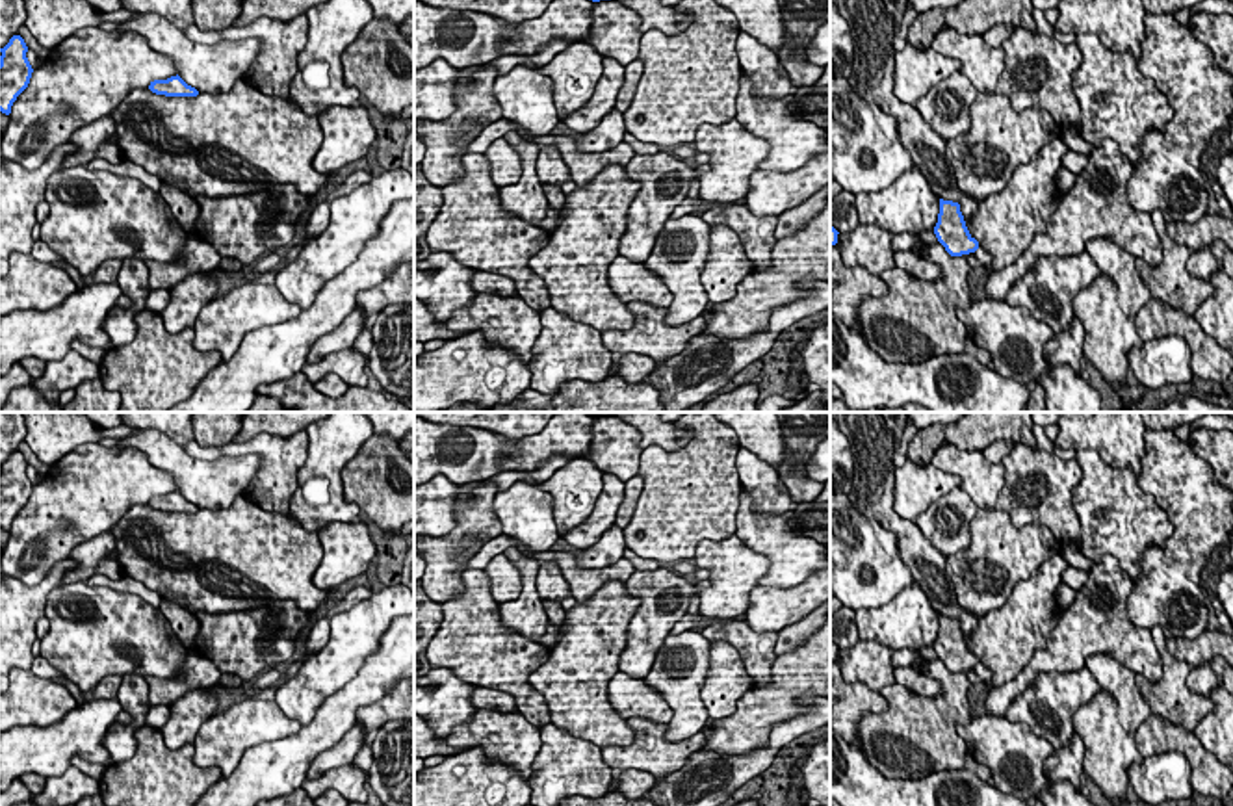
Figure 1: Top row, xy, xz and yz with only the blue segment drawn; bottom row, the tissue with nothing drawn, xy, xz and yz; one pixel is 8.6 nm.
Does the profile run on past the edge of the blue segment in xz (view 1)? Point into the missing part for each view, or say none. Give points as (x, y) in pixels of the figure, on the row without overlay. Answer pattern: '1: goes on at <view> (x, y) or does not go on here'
1: does not go on here

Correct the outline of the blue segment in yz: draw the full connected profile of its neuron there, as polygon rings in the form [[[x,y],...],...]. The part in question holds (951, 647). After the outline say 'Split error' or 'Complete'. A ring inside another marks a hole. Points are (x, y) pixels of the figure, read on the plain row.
[[[940,615],[934,650],[951,672],[969,670],[979,665],[979,657],[969,650],[958,618]]]. Complete

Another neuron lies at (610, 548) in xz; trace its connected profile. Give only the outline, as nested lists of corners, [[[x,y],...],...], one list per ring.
[[[613,524],[607,531],[604,531],[596,544],[572,555],[576,557],[579,568],[605,568],[620,561],[624,550],[624,531]]]

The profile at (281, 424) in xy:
[[[243,412],[241,429],[232,442],[241,444],[253,440],[260,433],[292,436],[329,416],[331,412]]]

